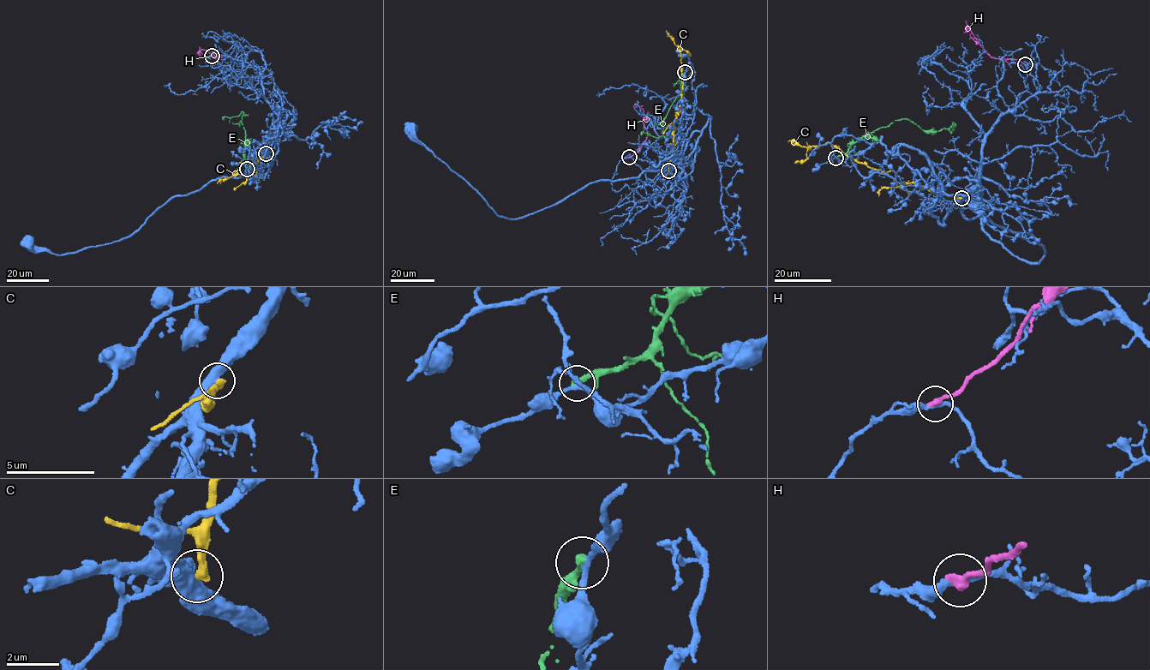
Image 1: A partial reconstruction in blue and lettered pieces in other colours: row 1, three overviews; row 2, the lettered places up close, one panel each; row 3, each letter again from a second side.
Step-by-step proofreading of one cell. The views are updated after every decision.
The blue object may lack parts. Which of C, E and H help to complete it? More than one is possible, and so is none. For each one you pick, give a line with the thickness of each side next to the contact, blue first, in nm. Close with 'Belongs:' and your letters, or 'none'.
Belongs: none

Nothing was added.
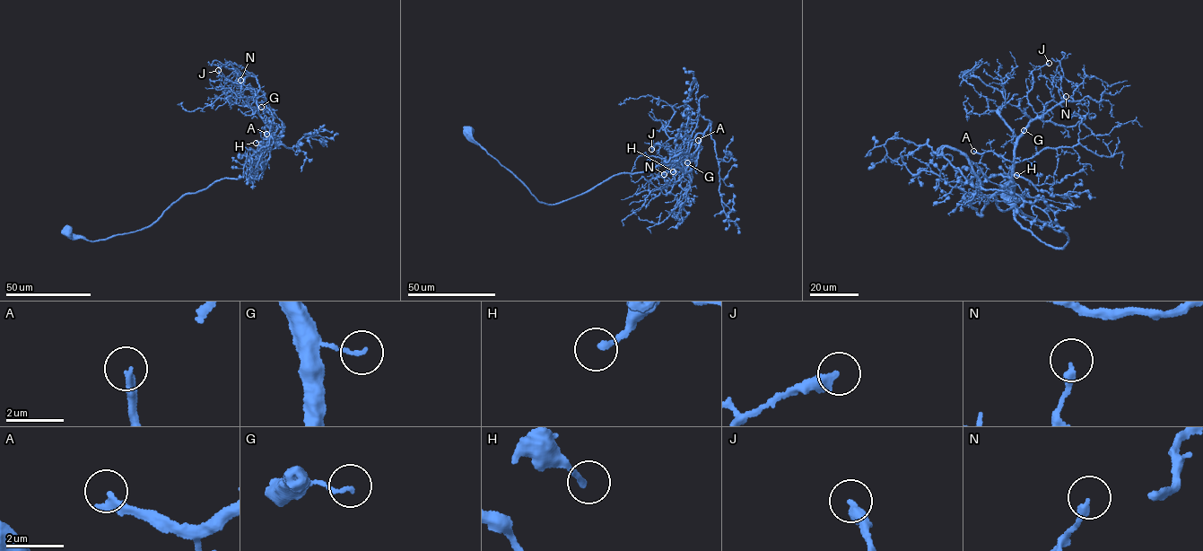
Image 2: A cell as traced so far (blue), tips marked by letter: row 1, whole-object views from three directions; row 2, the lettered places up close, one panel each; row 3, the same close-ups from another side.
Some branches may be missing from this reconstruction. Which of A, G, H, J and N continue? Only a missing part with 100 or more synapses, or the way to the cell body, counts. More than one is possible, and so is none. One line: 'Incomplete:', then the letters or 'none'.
Incomplete: A

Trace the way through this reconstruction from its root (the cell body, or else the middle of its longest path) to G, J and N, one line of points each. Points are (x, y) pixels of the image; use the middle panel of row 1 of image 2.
G: (467, 131), (537, 201), (550, 205), (589, 191), (614, 176), (671, 164), (688, 171), (692, 168), (687, 162)
J: (467, 131), (537, 201), (550, 205), (619, 174), (661, 165), (692, 168), (662, 144), (651, 149)
N: (467, 131), (545, 204), (567, 200), (619, 174), (661, 165), (692, 168), (684, 161), (664, 174)

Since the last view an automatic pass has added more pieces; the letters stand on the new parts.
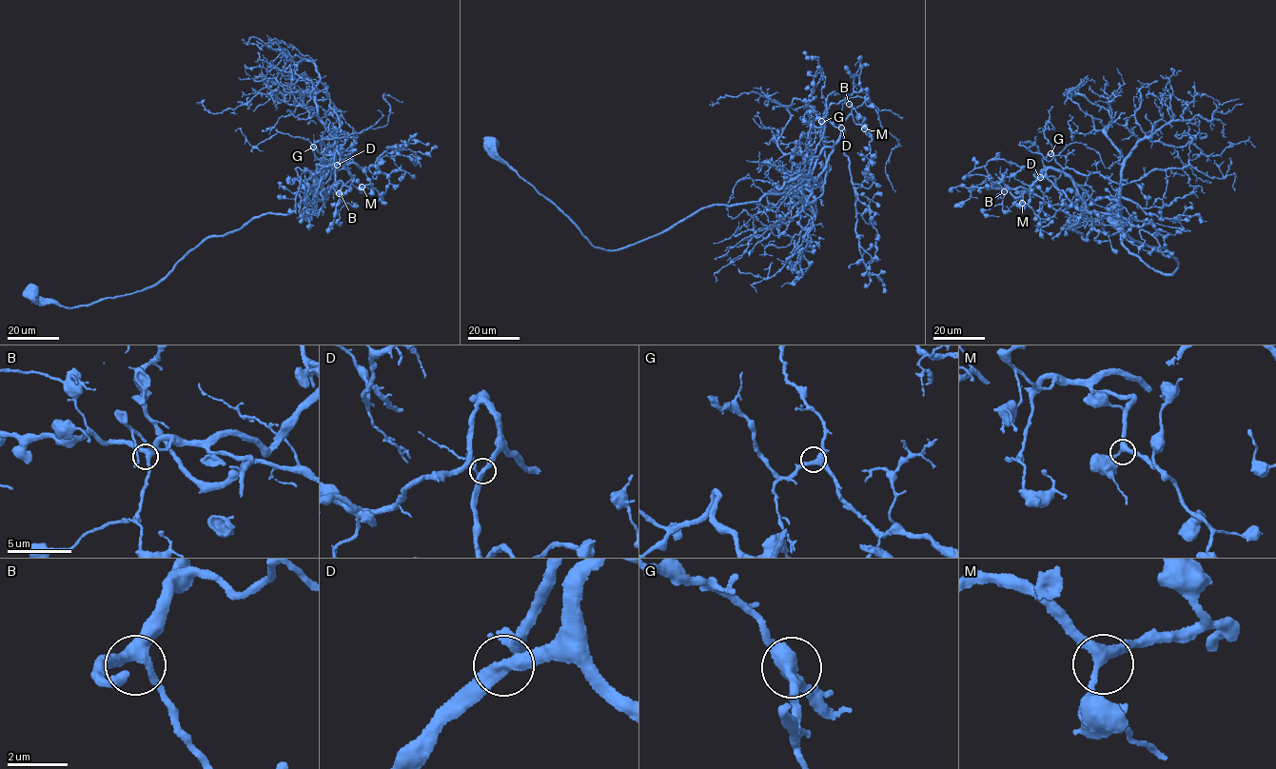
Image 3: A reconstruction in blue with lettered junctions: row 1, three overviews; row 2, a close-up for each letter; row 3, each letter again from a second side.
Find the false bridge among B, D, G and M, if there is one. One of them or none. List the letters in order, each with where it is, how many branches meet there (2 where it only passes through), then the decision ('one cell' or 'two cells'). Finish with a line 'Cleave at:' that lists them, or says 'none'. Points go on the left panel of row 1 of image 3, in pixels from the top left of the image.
B: place (339, 193); branches 3; one cell
D: place (337, 165); branches 3; one cell
G: place (313, 147); branches 3; one cell
M: place (362, 187); branches 3; one cell
Cleave at: none

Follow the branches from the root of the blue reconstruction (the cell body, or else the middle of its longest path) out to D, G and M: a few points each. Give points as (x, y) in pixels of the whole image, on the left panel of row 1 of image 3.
D: (30, 293), (40, 304), (76, 307), (145, 289), (208, 238), (326, 193), (337, 151), (336, 165)
G: (30, 293), (76, 307), (150, 287), (208, 238), (292, 212), (340, 138), (313, 147)
M: (30, 293), (40, 304), (76, 307), (150, 287), (208, 238), (326, 193), (336, 151), (336, 182), (362, 187)

